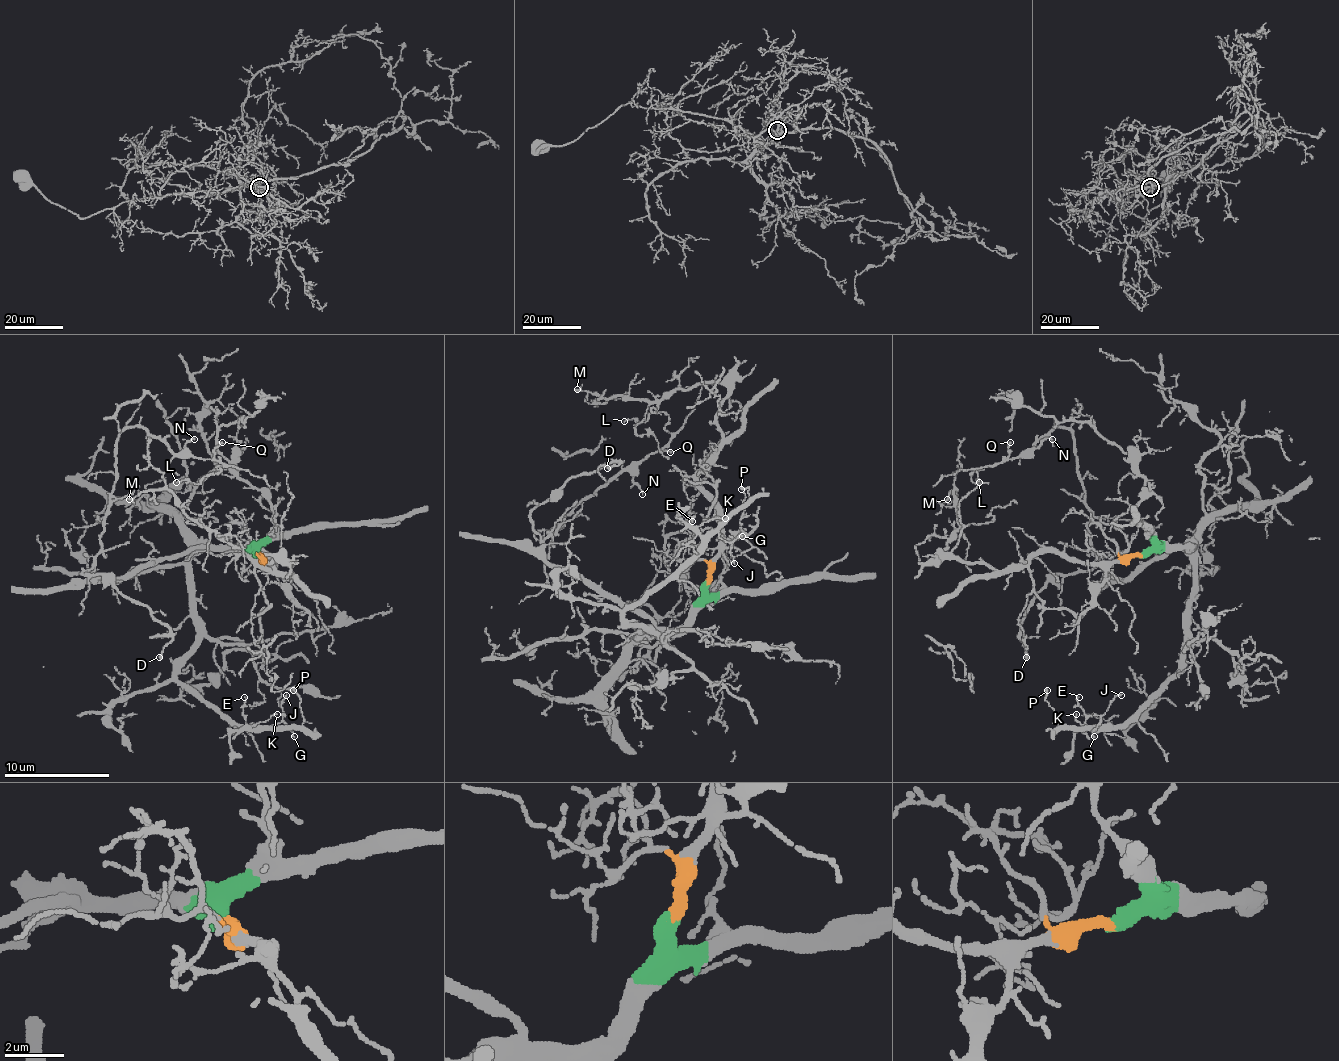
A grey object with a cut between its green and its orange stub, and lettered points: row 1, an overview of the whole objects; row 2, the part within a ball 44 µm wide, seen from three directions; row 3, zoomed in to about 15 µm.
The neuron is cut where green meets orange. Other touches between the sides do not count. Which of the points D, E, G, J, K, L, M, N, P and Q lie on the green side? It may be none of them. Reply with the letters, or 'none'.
D, E, G, J, K, L, N, P, Q

